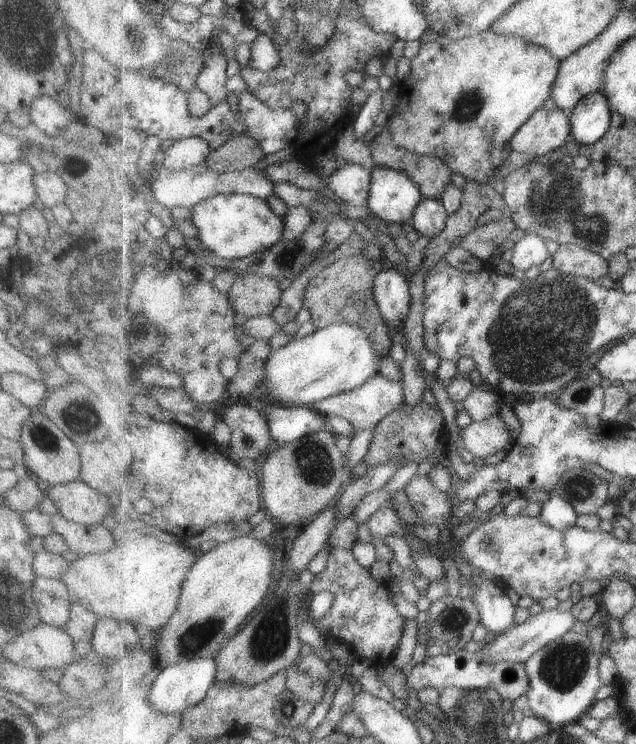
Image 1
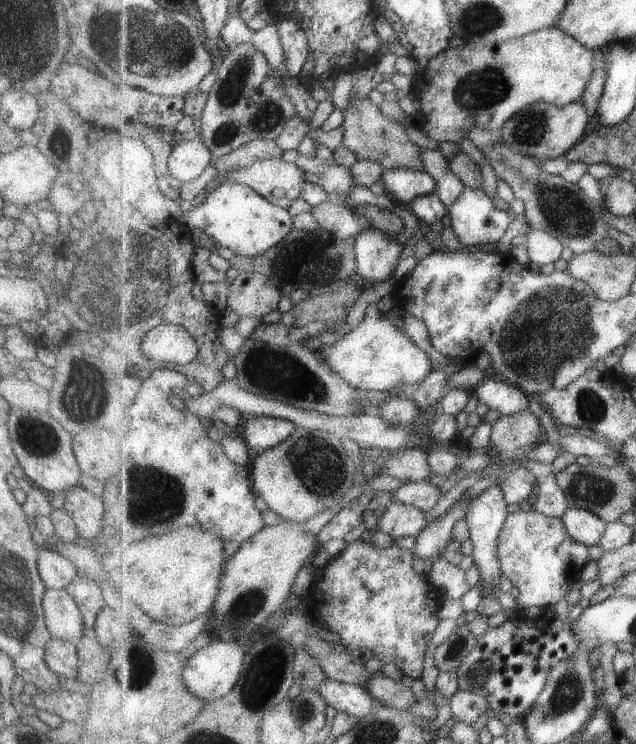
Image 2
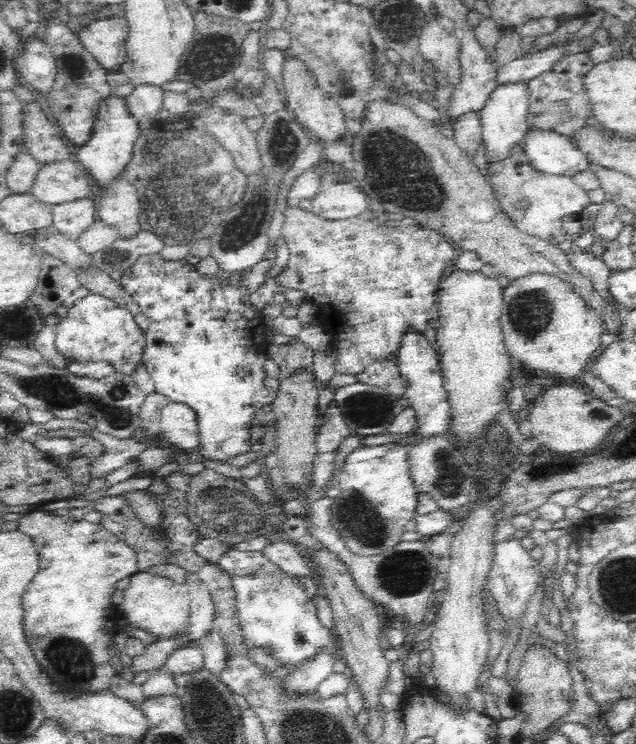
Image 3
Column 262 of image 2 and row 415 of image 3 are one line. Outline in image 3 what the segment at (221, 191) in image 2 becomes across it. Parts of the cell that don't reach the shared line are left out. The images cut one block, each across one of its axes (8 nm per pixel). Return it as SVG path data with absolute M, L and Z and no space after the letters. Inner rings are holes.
M152 255L140 258L120 279L140 312L149 320L143 357L156 393L168 398L170 403L188 406L196 414L199 443L194 450L194 458L202 462L212 460L228 464L232 458L252 451L252 419L264 405L271 405L278 394L280 382L262 371L269 345L266 323L248 302L249 294L265 283L268 268L268 262L260 261L235 285L227 285L216 278L203 277L187 261L166 262L160 255Z

